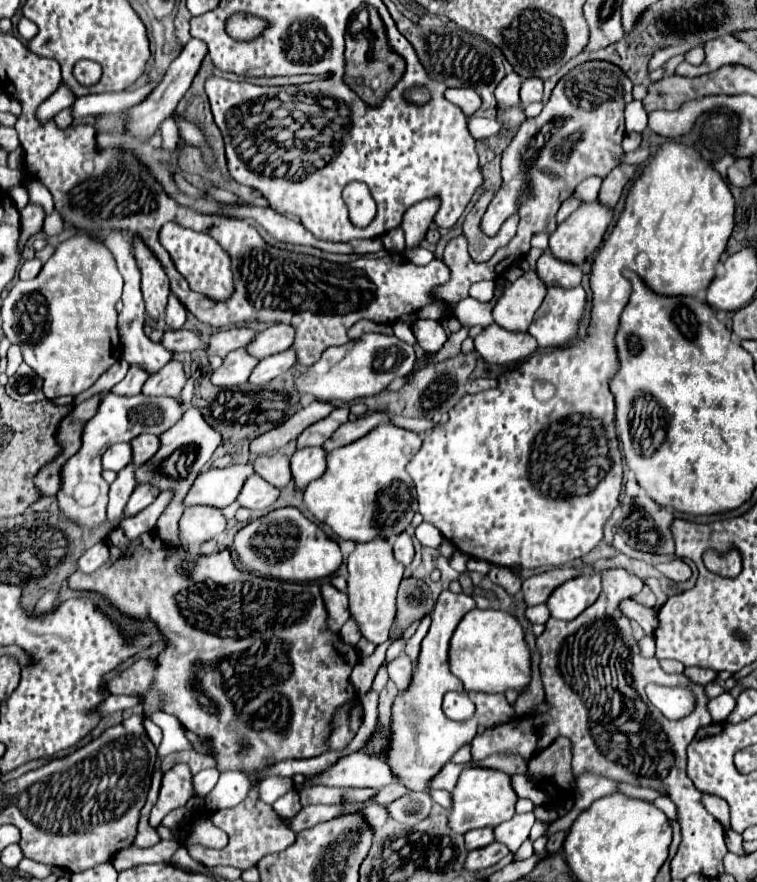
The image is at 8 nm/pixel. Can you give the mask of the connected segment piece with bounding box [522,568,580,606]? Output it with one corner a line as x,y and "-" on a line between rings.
556,568
556,572
542,572
542,574
530,576
522,584
522,594
524,594
526,604
528,606
544,604
560,584
564,584
576,576
580,576
580,572
576,568

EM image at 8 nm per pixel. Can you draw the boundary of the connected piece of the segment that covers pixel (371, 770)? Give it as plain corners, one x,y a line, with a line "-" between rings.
354,752
350,756
340,758
330,770
326,770
318,778
308,778
308,786
348,786
348,788
382,788
392,784
390,768
384,764
380,756
370,756
368,752

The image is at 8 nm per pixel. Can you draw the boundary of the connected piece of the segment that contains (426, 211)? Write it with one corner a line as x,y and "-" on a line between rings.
422,200
414,206
410,206
402,218
402,230
406,232
406,246
418,246
424,238
428,226
432,224
432,218
436,214
438,200

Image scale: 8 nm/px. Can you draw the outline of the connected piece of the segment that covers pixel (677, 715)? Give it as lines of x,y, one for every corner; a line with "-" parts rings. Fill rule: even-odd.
649,684
646,689
648,700
668,718
668,720
682,720
694,710
695,700
689,688
676,686
656,686

